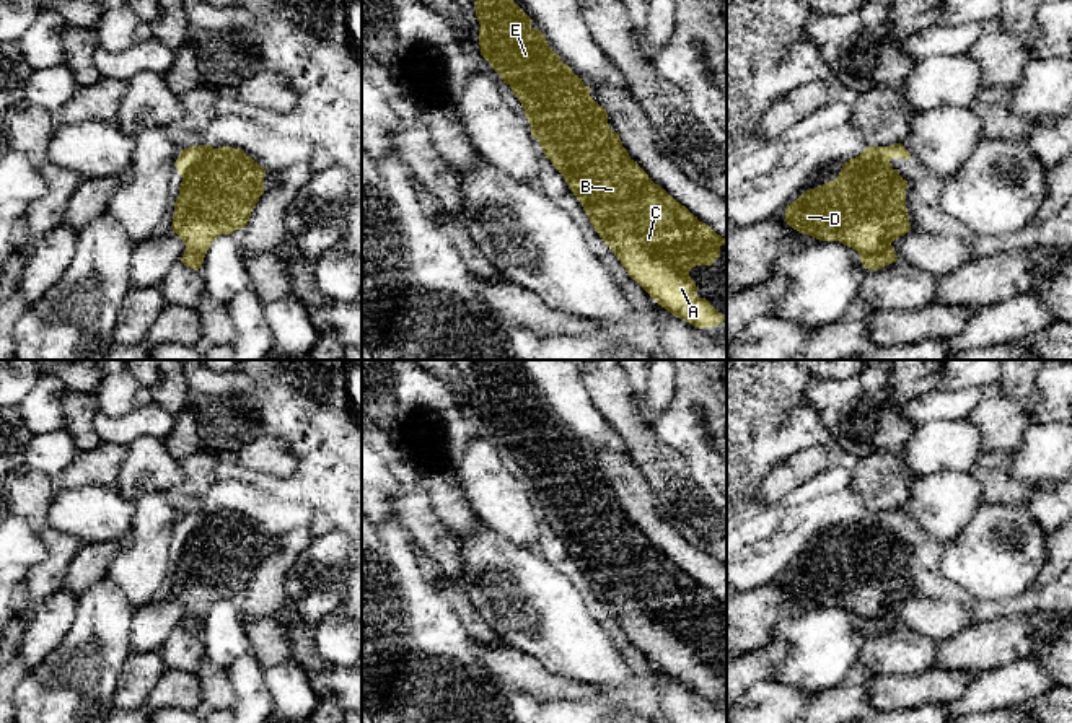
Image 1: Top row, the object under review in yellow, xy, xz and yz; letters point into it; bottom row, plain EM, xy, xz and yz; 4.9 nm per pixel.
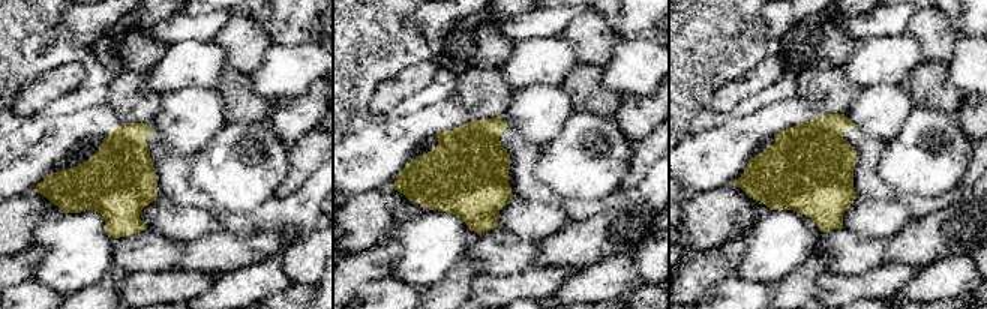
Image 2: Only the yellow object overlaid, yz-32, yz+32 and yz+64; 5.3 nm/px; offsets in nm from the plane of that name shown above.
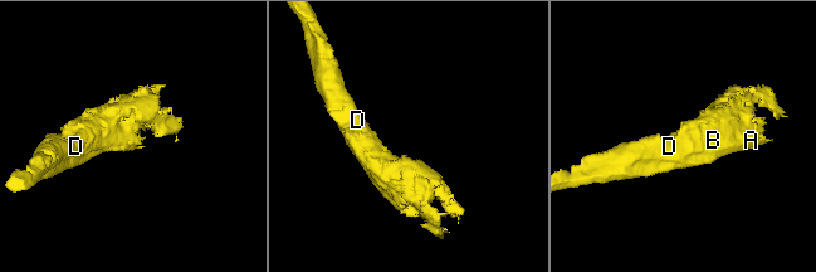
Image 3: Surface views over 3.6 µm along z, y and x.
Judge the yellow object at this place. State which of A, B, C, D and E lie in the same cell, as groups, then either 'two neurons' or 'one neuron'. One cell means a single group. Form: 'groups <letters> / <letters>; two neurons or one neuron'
groups A B C D E; one neuron

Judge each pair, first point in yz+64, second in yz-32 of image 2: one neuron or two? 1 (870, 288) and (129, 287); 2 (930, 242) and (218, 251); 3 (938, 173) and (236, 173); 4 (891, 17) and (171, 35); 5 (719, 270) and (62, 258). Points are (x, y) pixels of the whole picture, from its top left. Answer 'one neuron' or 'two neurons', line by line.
1: one neuron
2: one neuron
3: one neuron
4: one neuron
5: two neurons

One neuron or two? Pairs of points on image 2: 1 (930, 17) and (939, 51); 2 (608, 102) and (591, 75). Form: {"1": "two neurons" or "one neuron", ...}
{"1": "one neuron", "2": "one neuron"}

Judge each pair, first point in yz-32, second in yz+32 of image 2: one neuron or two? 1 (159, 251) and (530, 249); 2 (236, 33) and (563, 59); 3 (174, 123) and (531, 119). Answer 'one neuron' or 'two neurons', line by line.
1: one neuron
2: two neurons
3: one neuron

